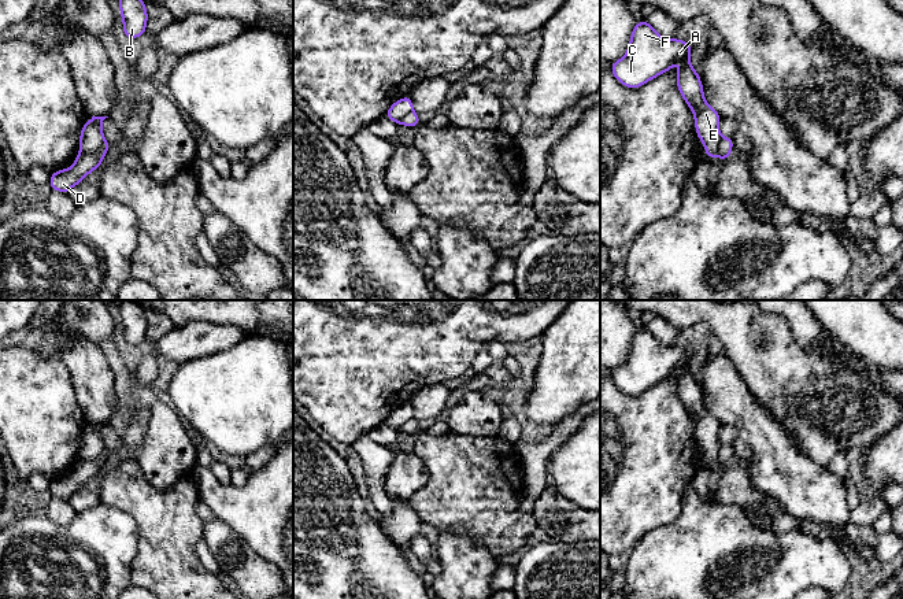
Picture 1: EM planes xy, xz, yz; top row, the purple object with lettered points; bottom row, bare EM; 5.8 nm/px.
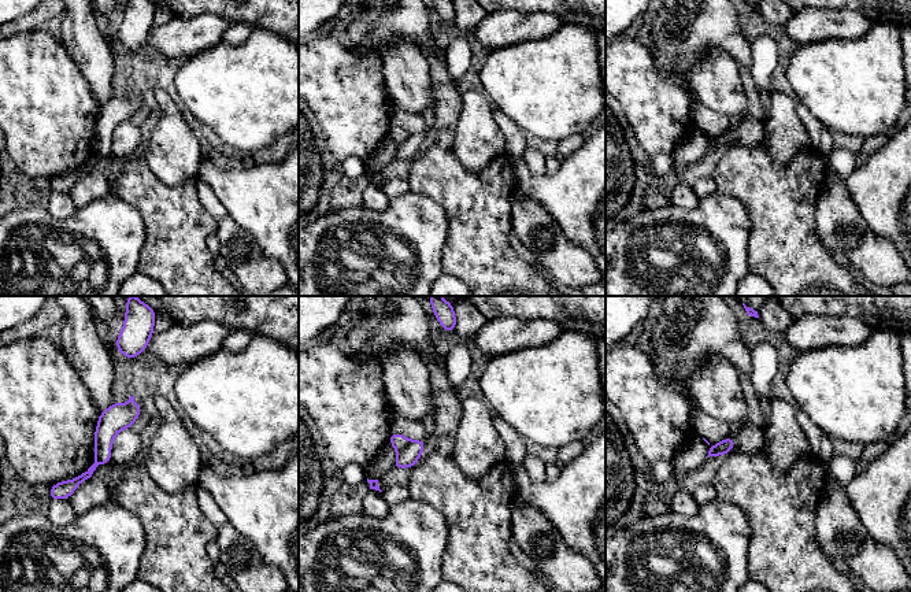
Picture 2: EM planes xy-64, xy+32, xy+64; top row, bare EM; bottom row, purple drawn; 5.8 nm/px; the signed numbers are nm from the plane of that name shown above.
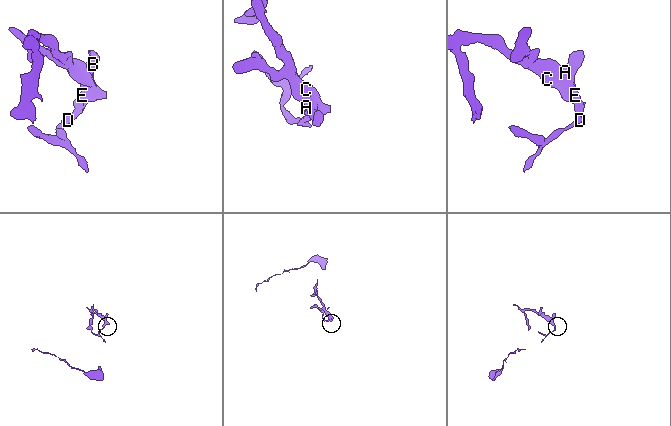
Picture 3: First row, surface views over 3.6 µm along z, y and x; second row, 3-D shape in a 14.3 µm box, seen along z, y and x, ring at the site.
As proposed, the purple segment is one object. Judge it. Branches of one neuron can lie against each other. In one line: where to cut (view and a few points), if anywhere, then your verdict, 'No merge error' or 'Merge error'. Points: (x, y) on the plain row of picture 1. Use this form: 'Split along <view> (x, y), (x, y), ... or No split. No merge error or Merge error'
Split along xy (104, 446), (95, 459), (81, 461). Merge error

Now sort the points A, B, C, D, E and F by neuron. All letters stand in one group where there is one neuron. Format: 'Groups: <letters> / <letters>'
Groups: A B C E F / D

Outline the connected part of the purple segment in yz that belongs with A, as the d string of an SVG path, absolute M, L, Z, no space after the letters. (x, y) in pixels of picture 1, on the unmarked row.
M641 328L636 330L632 339L632 345L626 362L622 366L610 371L610 376L614 384L625 395L640 395L650 387L660 382L665 378L669 378L677 367L681 367L682 374L677 378L677 393L681 403L695 422L696 441L704 451L706 463L710 467L713 463L718 462L721 448L718 435L721 424L710 411L706 410L702 388L697 382L697 378L689 370L689 362L691 350L676 345L663 345L654 337L654 334L647 328Z

